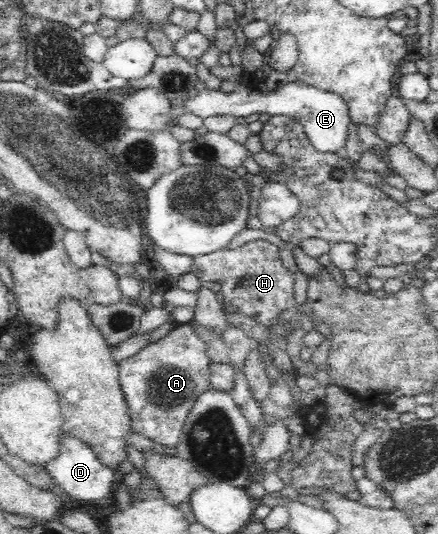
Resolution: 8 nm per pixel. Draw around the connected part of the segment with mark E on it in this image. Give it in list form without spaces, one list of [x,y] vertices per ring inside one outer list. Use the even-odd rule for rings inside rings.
[[[289,83],[284,87],[279,87],[276,91],[263,92],[259,90],[251,90],[244,86],[238,87],[236,91],[232,93],[221,93],[221,91],[205,90],[199,91],[193,94],[193,96],[186,102],[183,108],[176,109],[173,111],[170,117],[170,126],[175,127],[179,125],[179,117],[183,113],[191,113],[196,117],[201,117],[203,120],[223,115],[233,115],[235,118],[243,117],[246,118],[252,114],[263,115],[267,113],[271,116],[289,116],[297,119],[301,125],[303,125],[305,134],[308,135],[310,143],[315,147],[316,151],[320,153],[337,153],[339,149],[345,147],[347,143],[347,131],[352,122],[349,118],[348,107],[345,106],[345,102],[340,98],[339,95],[328,94],[328,91],[321,91],[317,87],[310,87],[303,83]]]

